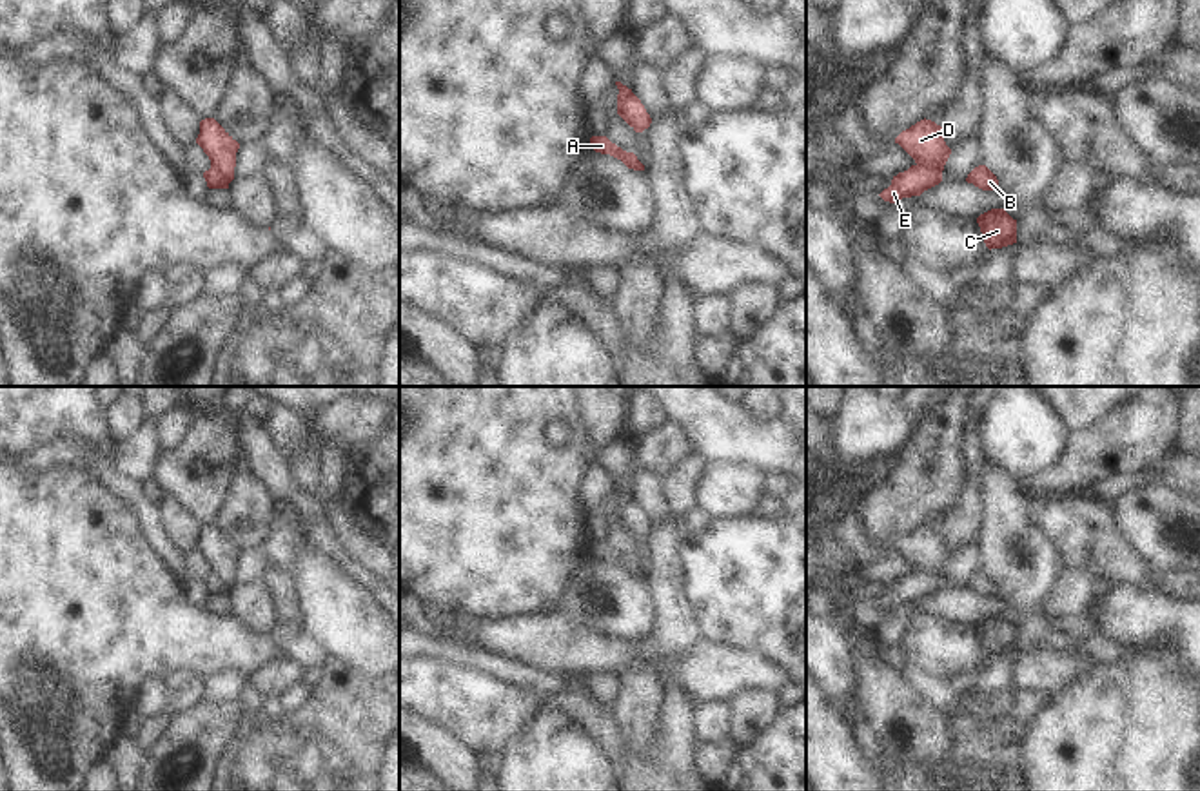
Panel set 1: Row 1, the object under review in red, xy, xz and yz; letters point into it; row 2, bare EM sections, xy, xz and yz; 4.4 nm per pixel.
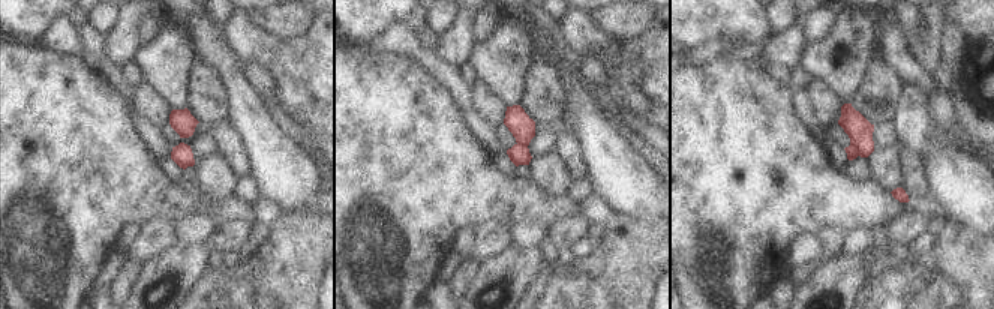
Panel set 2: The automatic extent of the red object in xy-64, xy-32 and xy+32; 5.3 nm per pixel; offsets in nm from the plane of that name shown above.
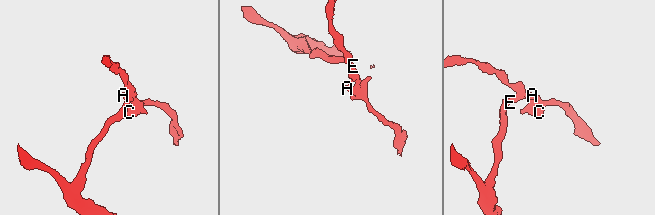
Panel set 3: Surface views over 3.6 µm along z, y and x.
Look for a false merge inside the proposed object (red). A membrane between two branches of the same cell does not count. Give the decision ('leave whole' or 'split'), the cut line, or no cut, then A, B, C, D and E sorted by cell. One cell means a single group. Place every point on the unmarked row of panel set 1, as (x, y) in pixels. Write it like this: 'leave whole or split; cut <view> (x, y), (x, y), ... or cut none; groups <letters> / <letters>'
split; cut yz (917, 570), (941, 579); groups A B C D / E

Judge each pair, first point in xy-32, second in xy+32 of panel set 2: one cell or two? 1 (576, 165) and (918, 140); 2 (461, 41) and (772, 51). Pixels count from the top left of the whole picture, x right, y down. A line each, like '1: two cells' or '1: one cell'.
1: two cells
2: one cell

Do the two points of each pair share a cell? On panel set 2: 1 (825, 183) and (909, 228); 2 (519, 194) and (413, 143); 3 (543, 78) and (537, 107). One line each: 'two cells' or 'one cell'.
1: two cells
2: one cell
3: one cell

